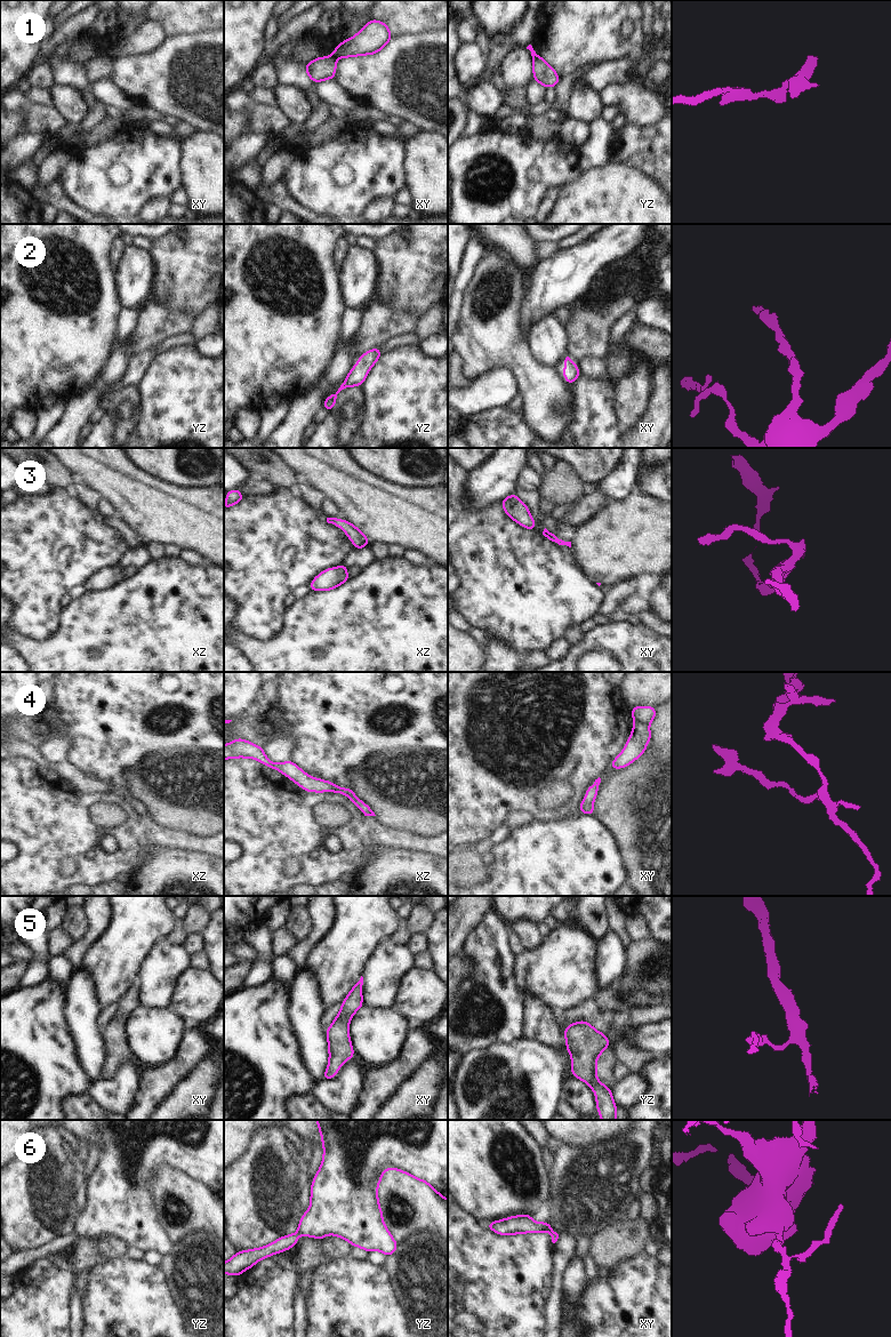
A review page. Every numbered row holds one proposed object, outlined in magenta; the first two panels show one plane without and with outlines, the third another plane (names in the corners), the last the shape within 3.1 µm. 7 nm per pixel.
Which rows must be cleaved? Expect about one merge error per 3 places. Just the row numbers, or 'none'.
1

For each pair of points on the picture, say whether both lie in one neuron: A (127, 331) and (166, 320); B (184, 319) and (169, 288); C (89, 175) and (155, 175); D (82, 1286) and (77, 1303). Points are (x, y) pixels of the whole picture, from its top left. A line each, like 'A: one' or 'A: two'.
A: two
B: two
C: one
D: two

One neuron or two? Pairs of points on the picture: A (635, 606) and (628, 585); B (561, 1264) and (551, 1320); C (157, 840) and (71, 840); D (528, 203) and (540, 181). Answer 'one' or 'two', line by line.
A: two
B: one
C: one
D: one

